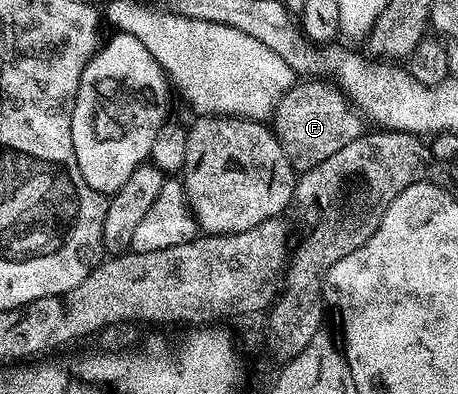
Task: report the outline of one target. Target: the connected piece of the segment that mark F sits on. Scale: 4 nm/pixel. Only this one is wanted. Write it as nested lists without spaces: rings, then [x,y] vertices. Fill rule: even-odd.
[[[322,80],[299,81],[278,104],[278,126],[275,126],[274,133],[298,172],[311,169],[325,158],[330,158],[336,154],[336,142],[338,149],[342,150],[349,142],[362,136],[366,128],[359,113],[352,114],[346,109],[348,102],[342,90],[335,85],[332,87],[324,83],[326,82]]]

